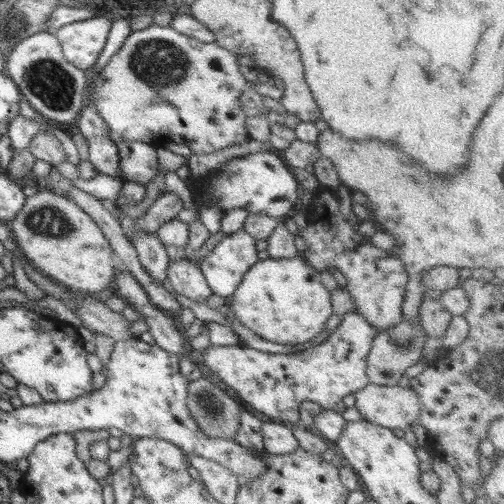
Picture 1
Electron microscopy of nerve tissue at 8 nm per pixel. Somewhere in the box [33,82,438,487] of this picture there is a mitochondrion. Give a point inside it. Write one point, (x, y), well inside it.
(211, 405)

